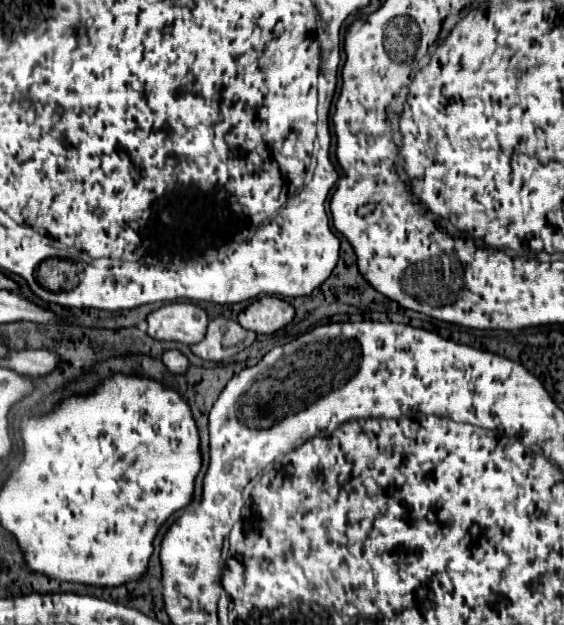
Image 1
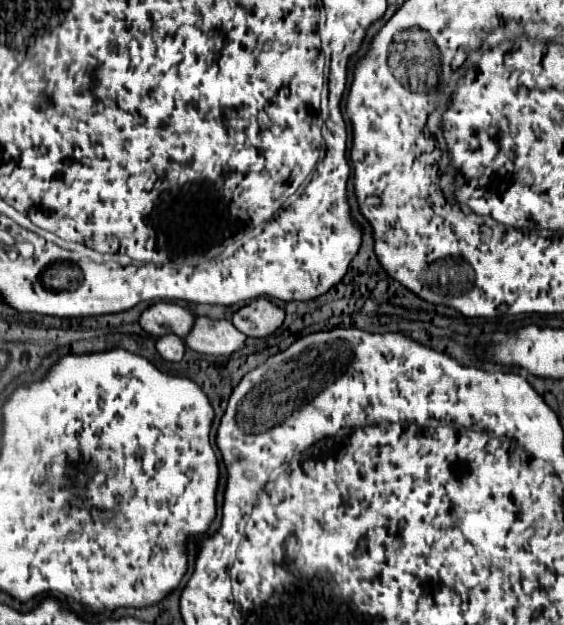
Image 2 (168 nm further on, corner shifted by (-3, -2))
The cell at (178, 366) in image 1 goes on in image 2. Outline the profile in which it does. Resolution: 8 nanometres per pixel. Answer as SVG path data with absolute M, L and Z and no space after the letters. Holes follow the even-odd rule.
M169 334L169 336L163 336L157 340L157 352L167 362L181 362L185 356L185 344L181 338Z

